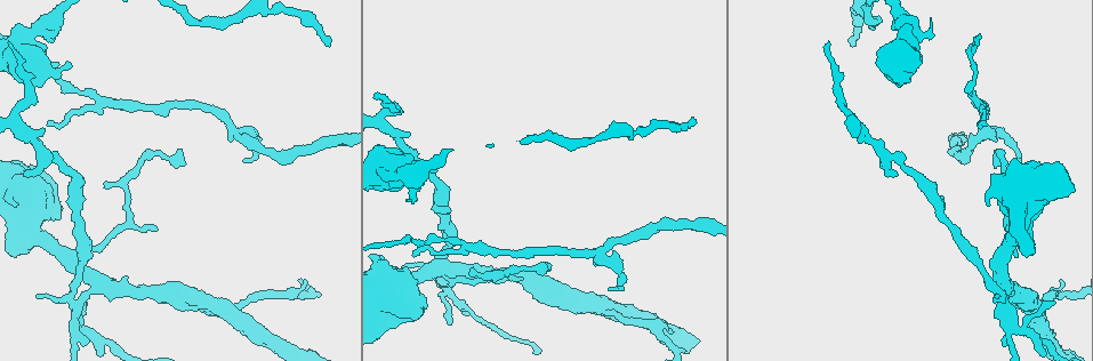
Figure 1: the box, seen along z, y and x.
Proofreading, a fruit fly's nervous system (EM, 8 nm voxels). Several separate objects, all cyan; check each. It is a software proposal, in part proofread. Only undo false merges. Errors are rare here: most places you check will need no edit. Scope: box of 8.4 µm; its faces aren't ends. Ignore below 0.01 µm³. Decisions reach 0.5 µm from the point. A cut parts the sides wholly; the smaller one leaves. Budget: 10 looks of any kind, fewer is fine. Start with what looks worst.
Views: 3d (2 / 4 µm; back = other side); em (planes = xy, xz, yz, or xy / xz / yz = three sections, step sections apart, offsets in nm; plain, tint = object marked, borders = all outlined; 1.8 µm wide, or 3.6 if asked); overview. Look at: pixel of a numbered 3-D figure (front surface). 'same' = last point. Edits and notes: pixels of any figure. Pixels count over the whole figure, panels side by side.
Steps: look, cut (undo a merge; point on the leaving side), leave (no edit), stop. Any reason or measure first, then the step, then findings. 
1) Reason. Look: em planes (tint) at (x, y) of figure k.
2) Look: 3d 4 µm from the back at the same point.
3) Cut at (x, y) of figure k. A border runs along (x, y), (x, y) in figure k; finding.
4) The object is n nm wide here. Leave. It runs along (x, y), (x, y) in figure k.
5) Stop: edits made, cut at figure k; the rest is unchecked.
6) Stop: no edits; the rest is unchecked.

Side arm on a straight run. Look: em xy step 8 (tint) at (986, 130) of figure 1.

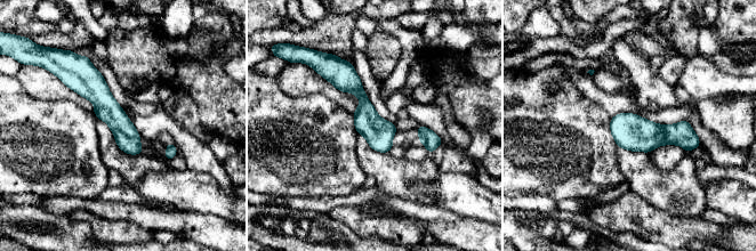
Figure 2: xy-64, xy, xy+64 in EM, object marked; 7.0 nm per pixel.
Another direction. Look: em planes (tint) at the same point.

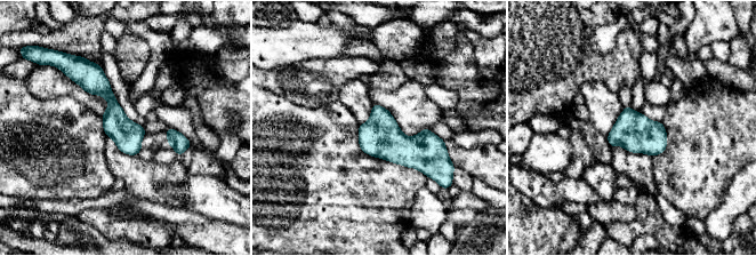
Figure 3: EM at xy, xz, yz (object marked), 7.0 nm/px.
Leave. It runs along (88, 70), (135, 152) in figure 3; continuous, no second neuron.

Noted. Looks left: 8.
Calibre changes. Look: 3d 4 µm at (48, 70) of figure 1.

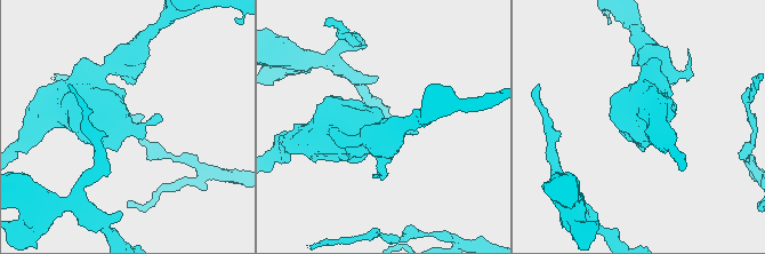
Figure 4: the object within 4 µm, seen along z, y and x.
Look: em 3.6 µm yz step 16 (tint) at (124, 126) of figure 4.

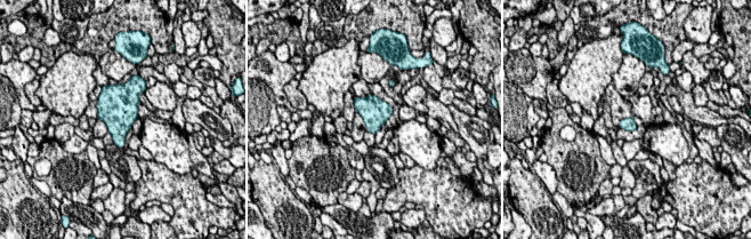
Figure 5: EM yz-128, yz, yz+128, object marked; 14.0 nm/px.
The object is 190 nm wide here. Leave. One neuron here.

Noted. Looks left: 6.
A fork. Look: em xy step 4 (tint) at (414, 155) of figure 1.

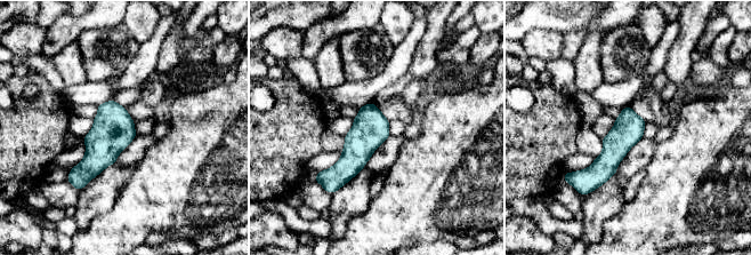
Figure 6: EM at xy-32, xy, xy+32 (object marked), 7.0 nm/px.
Another direction. Look: em planes (tint) at the same point.

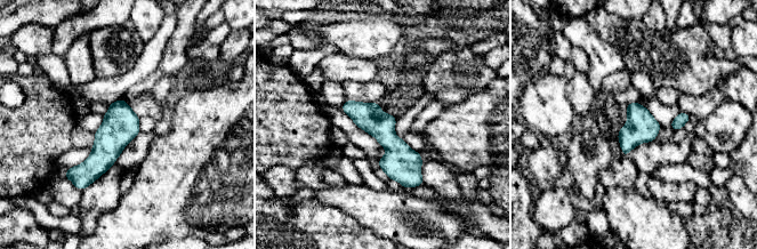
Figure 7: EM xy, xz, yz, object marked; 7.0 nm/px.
Leave. It runs along (348, 103), (396, 149), (419, 182) in figure 7; continuous, no second neuron.

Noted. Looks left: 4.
Look: 3d 2 µm at (594, 305) of figure 1.

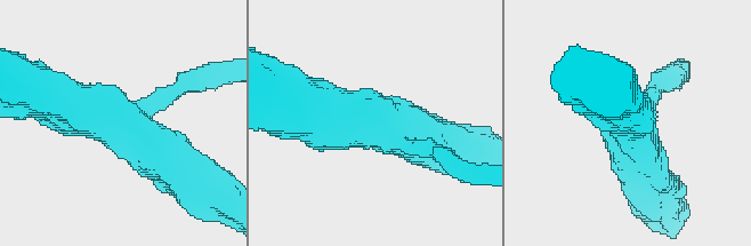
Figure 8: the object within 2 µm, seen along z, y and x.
3 arms meet here; the arms are 170, 340, 440 nm wide; shape alone is not enough. Look: em planes (tint) at (636, 130) of figure 8.

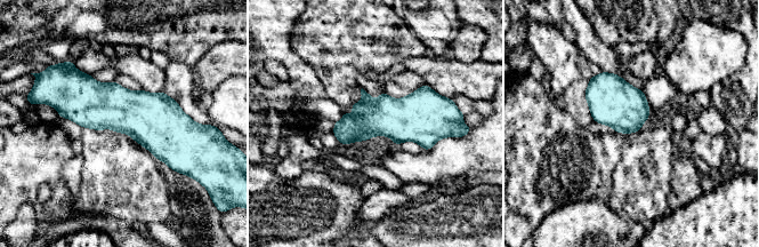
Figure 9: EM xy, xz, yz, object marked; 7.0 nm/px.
Leave. One neuron here.

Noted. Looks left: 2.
Stop: no edits; the rest is unchecked.

